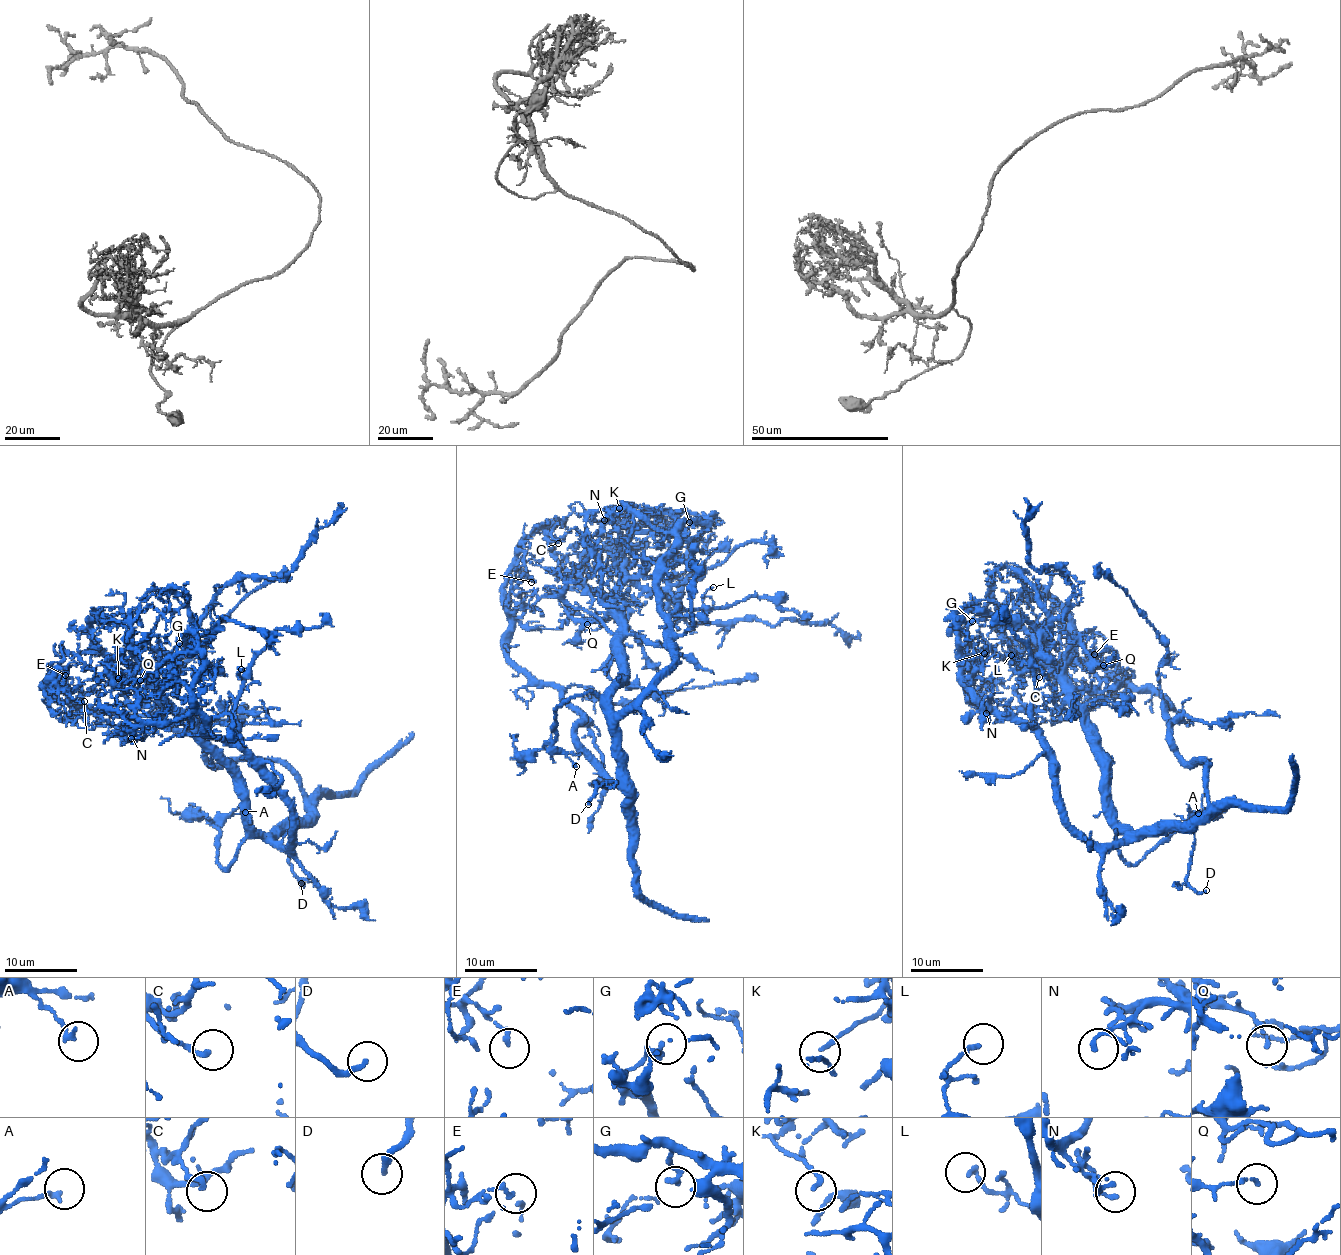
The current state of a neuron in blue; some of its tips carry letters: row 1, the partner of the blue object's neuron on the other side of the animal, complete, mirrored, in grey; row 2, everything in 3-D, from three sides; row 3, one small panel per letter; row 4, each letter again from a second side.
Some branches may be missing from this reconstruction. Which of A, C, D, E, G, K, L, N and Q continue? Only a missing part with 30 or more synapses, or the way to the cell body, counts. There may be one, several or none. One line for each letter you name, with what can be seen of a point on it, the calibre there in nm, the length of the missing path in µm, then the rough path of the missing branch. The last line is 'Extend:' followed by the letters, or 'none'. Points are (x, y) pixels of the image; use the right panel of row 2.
D: place (1206, 890); calibre 200 nm; missing 15 µm; course (1206, 890), (1228, 886), (1238, 897), (1247, 917), (1249, 934)
Extend: D

